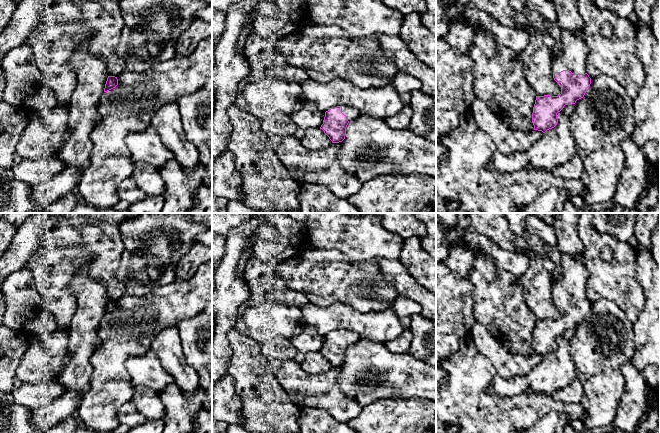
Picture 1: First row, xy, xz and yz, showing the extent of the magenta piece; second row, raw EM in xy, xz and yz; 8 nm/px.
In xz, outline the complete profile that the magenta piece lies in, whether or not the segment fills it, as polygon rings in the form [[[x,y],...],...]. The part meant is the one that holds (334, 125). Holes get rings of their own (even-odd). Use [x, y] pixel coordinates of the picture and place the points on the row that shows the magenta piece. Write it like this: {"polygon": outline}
{"polygon": [[[344,105],[337,106],[325,112],[320,129],[324,131],[332,143],[339,143],[345,139],[347,125],[360,116],[360,112],[355,108]]]}

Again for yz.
{"polygon": [[[561,30],[561,43],[562,53],[552,62],[553,78],[561,87],[561,94],[558,96],[536,96],[533,107],[532,123],[534,130],[542,131],[543,133],[557,125],[557,113],[560,112],[565,105],[575,104],[577,100],[583,98],[591,84],[591,78],[586,73],[589,47],[585,39],[584,30]]]}

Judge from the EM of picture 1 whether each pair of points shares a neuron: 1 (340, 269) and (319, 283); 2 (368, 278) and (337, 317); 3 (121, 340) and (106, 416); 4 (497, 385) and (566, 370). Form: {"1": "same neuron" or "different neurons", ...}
{"1": "same neuron", "2": "different neurons", "3": "same neuron", "4": "same neuron"}

